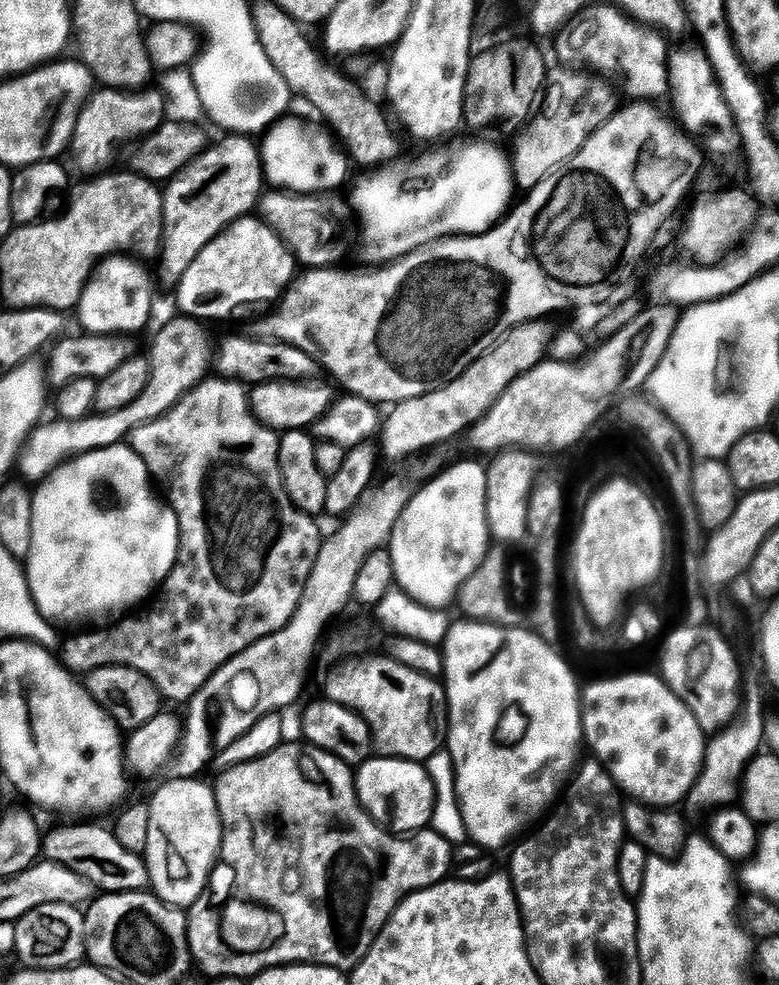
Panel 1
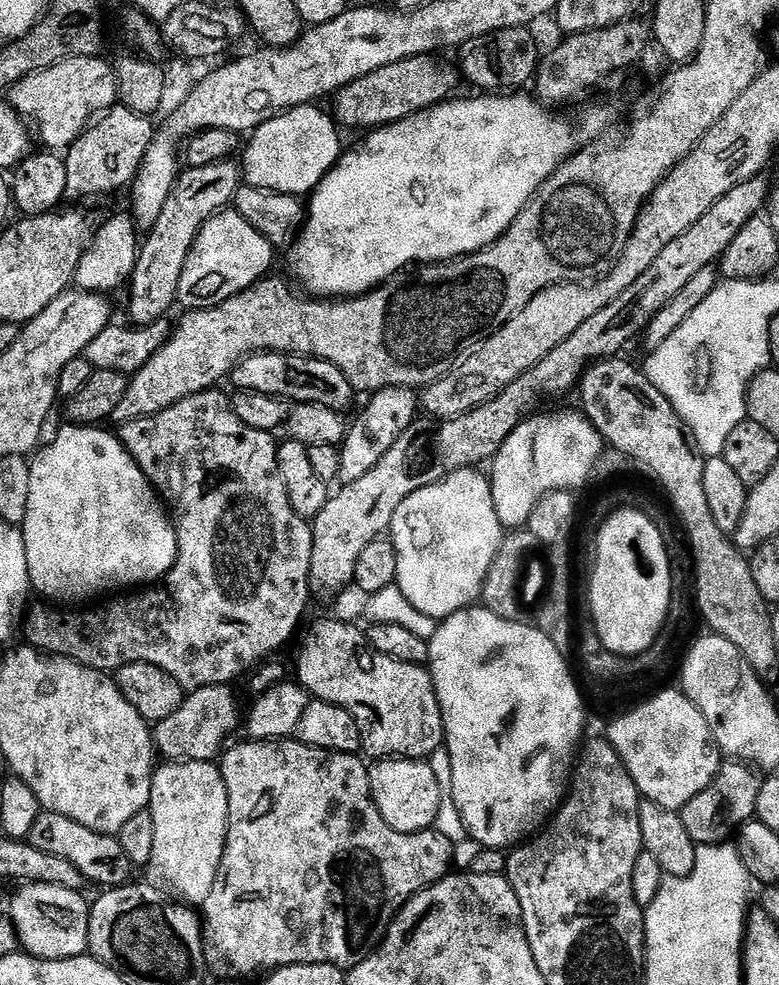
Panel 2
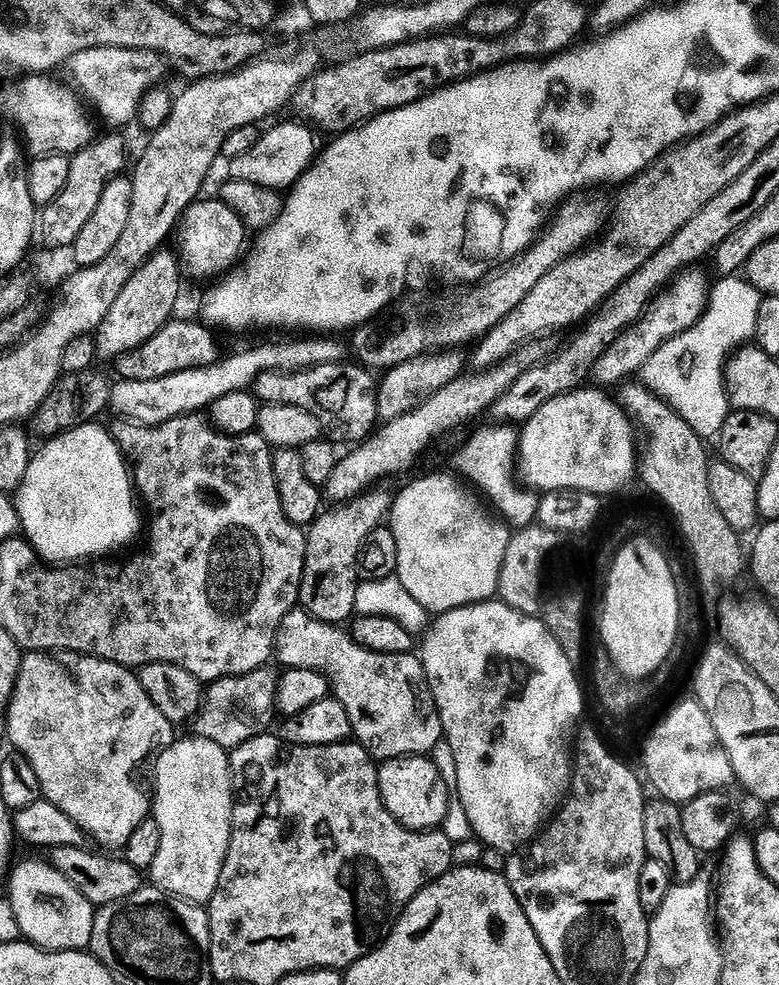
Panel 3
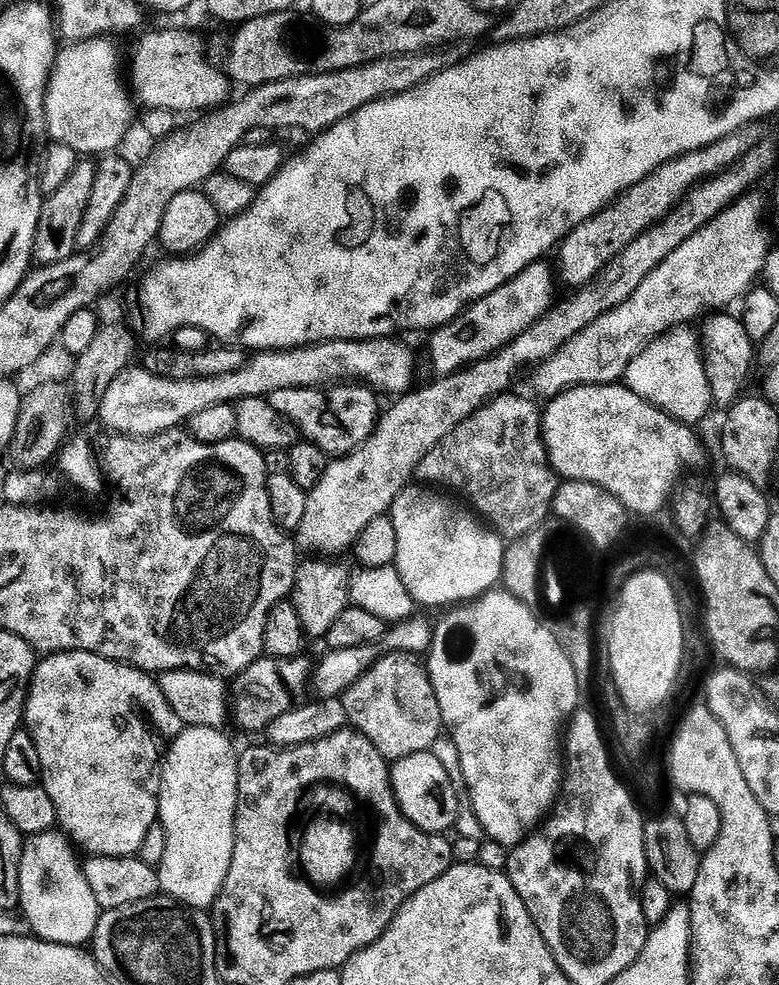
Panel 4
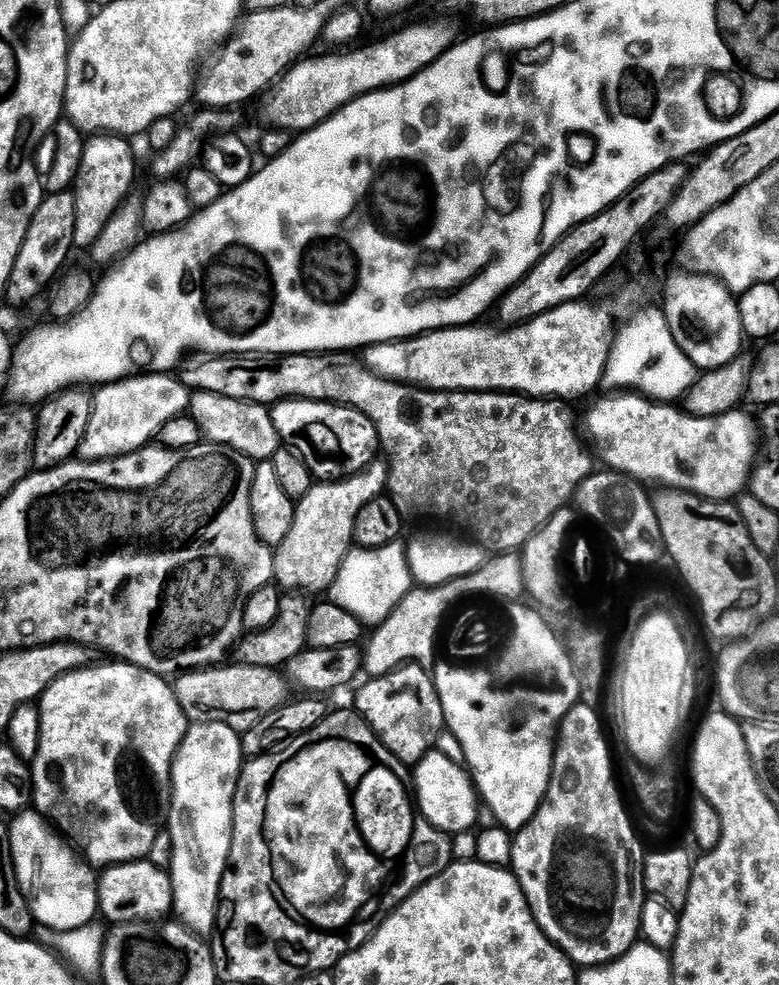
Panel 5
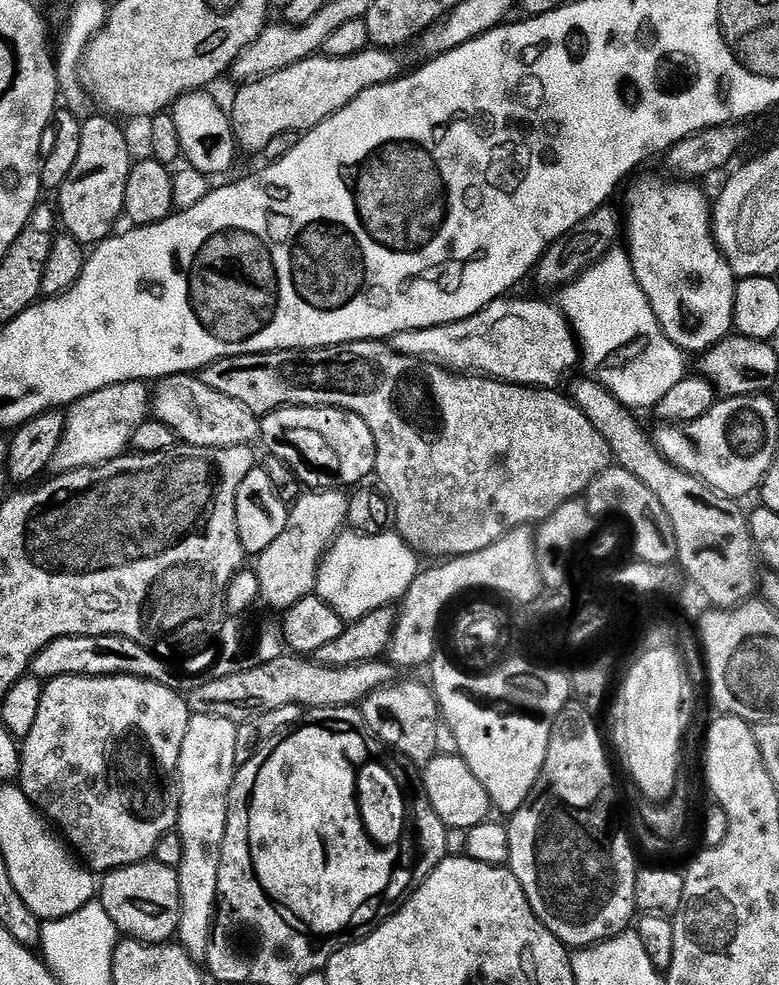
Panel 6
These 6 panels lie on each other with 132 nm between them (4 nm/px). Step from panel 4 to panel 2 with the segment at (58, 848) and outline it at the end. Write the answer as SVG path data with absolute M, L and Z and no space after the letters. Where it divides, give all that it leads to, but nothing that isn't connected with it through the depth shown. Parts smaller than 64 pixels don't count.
M25 883L24 888L12 900L10 919L19 936L19 947L27 955L36 956L39 960L65 960L75 956L83 956L89 951L88 946L88 913L89 901L83 900L83 895L74 890L66 890L62 886L49 884Z

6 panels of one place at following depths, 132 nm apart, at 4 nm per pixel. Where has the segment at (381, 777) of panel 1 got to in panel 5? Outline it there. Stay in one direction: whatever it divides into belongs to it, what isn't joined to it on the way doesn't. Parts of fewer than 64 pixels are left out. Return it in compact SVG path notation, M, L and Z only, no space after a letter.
M433 750L418 761L414 771L416 771L416 792L414 788L414 800L418 805L419 815L423 819L425 816L428 819L425 821L431 827L444 834L467 832L477 827L477 787L473 783L472 776L461 765L450 762L450 758L446 758L439 750Z

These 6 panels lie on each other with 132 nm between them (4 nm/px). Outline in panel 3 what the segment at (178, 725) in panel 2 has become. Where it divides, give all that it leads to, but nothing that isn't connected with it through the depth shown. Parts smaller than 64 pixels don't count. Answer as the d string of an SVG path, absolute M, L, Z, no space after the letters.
M265 666L245 676L227 676L211 681L207 685L200 714L194 721L195 735L231 750L267 733L272 719L278 716L276 699L280 690L277 673L270 669Z

